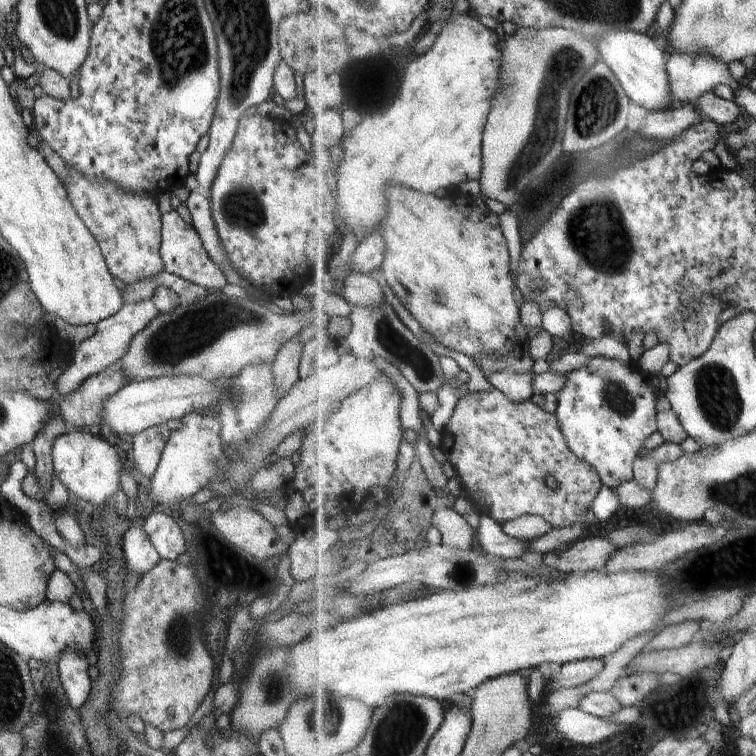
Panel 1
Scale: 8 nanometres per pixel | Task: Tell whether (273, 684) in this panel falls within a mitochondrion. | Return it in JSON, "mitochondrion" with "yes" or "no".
{"mitochondrion":"yes"}

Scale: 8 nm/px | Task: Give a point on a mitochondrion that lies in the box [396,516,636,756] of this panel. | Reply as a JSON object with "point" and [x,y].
{"point":[463,572]}

